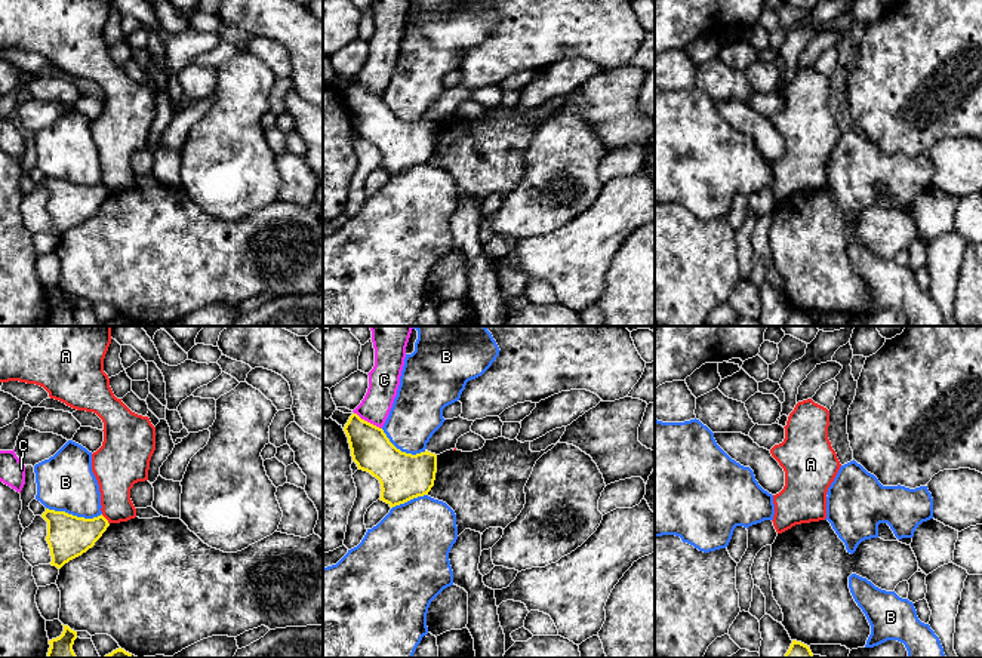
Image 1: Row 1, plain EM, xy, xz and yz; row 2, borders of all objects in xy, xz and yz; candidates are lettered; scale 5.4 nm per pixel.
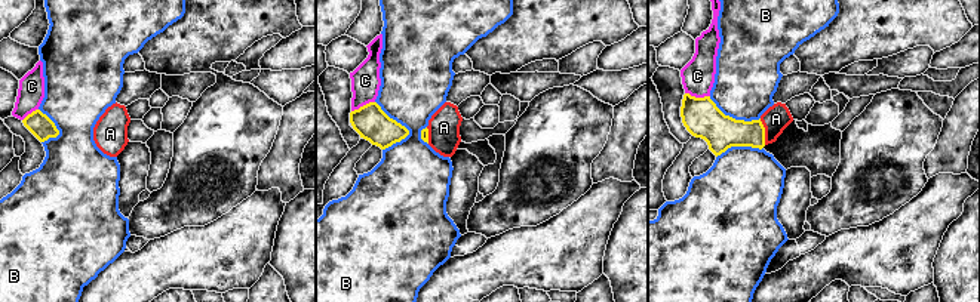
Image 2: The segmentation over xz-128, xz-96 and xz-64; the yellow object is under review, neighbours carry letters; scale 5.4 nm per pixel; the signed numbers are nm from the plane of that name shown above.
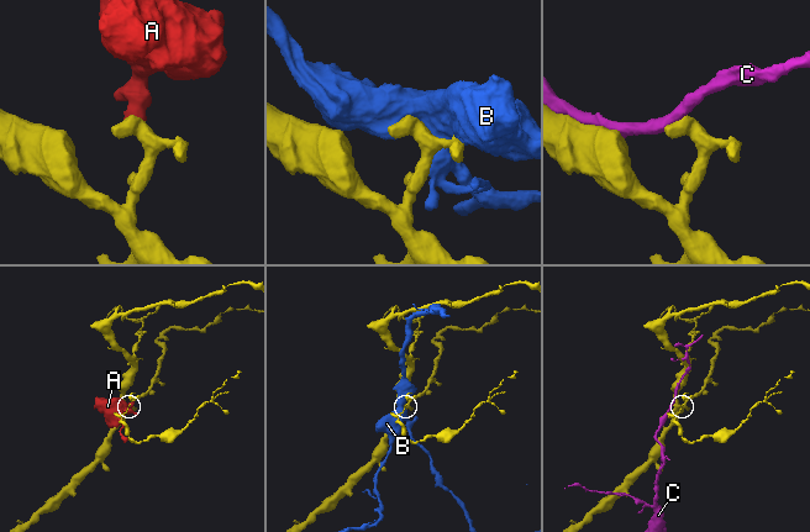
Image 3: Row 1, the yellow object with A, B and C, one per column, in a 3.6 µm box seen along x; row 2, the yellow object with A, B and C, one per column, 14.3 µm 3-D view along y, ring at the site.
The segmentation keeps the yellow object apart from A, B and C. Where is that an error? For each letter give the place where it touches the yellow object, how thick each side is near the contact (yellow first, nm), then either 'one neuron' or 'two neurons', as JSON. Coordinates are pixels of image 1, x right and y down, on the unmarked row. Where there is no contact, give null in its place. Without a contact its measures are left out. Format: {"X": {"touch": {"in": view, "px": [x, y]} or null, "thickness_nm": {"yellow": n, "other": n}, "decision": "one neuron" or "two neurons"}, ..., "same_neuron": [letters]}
{"A": {"touch": {"in": "xy", "px": [105, 187]}, "thickness_nm": {"yellow": 240, "other": 220}, "decision": "two neurons"}, "B": {"touch": {"in": "xy", "px": [74, 184]}, "thickness_nm": {"yellow": 240, "other": 320}, "decision": "two neurons"}, "C": {"touch": {"in": "xz", "px": [366, 89]}, "thickness_nm": {"yellow": 220, "other": 170}, "decision": "two neurons"}, "same_neuron": []}

